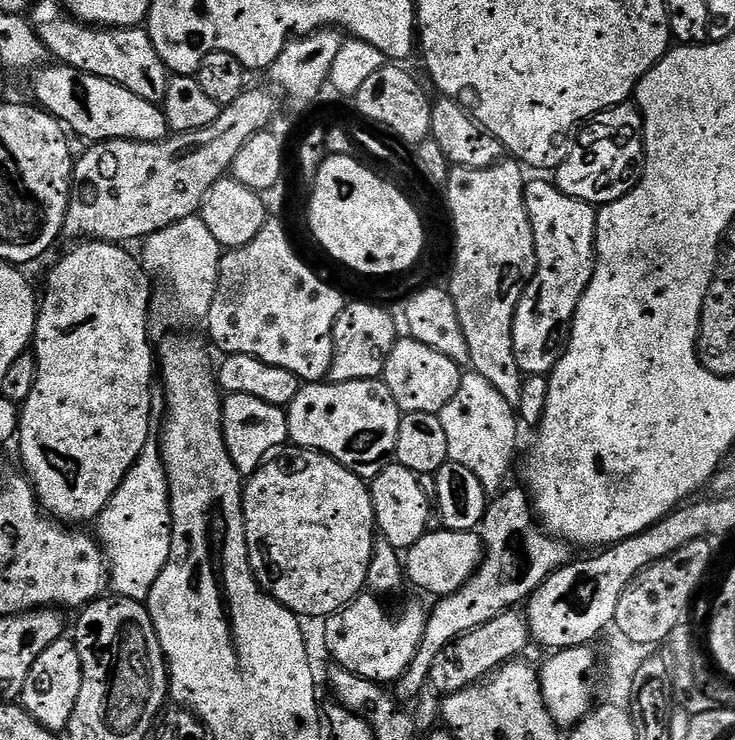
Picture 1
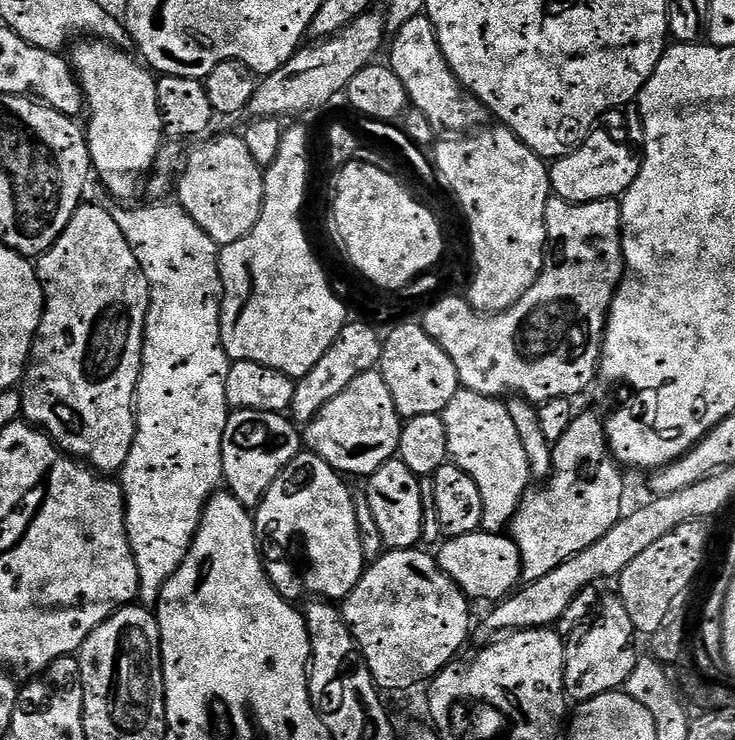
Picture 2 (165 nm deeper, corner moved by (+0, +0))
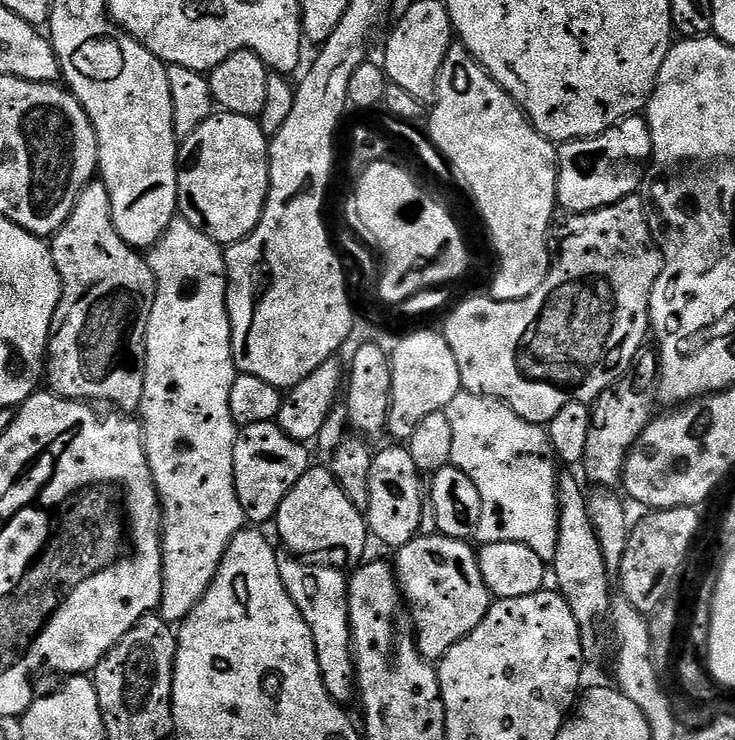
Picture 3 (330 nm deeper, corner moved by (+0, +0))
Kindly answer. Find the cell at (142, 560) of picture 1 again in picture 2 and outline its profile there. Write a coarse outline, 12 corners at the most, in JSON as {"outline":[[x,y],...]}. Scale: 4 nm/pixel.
{"outline":[[94,167],[150,290],[118,473],[152,606],[224,479],[220,246]]}

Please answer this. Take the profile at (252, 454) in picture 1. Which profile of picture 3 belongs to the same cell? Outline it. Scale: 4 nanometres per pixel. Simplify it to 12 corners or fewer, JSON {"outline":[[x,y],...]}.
{"outline":[[275,422],[239,429],[234,486],[249,525],[275,521],[309,470]]}

